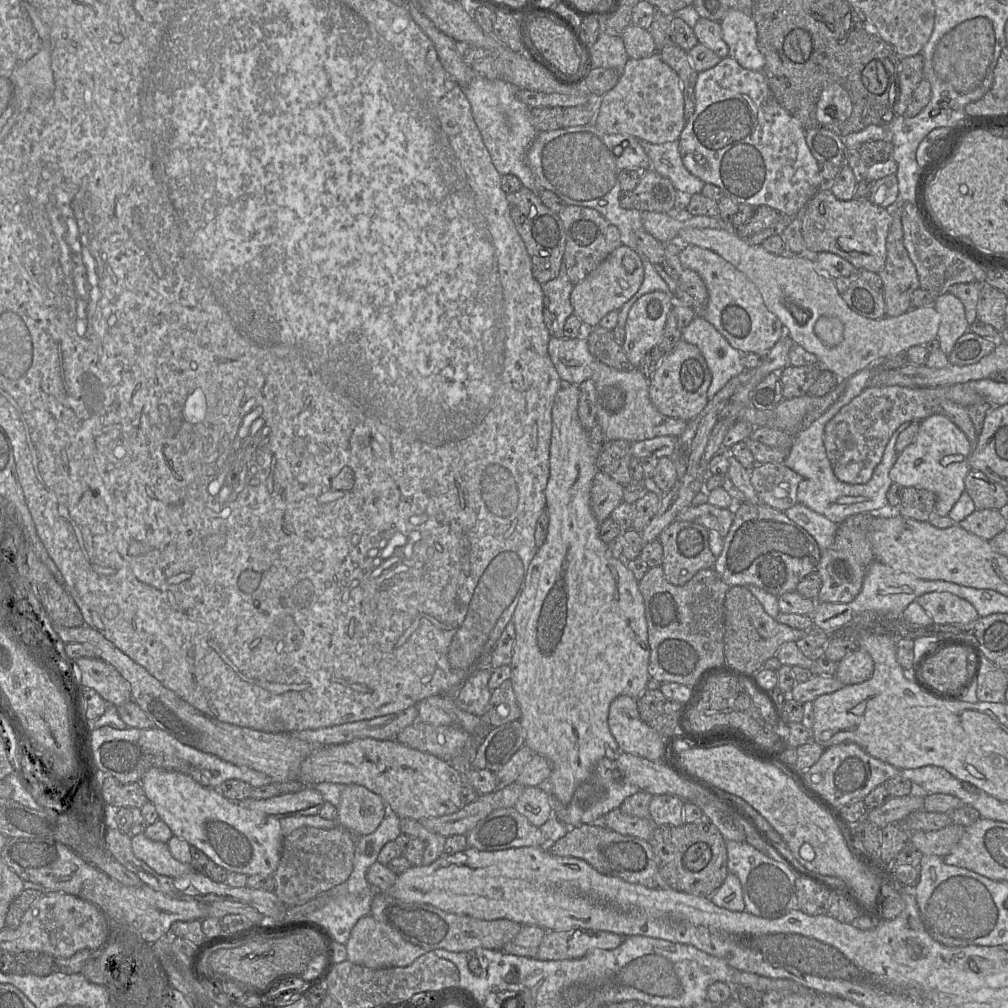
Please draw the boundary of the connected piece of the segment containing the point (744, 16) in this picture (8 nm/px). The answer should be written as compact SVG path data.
M731 10L720 25L729 56L745 69L763 72L764 56L758 46L756 23L750 12Z

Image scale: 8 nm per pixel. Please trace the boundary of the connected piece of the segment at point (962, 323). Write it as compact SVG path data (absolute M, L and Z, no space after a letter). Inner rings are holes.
M946 292L935 297L933 306L941 315L937 333L940 350L948 356L956 341L970 327L965 316L964 305L958 297Z

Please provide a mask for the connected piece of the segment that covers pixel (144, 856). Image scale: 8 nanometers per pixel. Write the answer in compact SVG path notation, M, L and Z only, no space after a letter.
M144 833L132 837L131 846L138 859L161 875L179 877L194 870L190 864L175 859L166 843L150 840Z

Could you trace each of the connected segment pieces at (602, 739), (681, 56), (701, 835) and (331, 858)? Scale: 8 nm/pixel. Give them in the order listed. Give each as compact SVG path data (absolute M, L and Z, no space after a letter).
M563 384L558 390L552 407L552 432L549 451L549 478L545 489L546 511L549 515L549 525L545 542L538 548L531 560L525 585L519 601L513 613L512 622L515 626L515 643L510 663L510 681L520 708L520 723L525 732L525 745L534 754L544 756L551 765L551 774L547 779L545 791L560 806L566 807L576 791L592 774L594 767L603 758L614 760L621 752L619 746L610 732L608 725L608 714L611 702L621 695L627 695L637 699L646 689L650 676L648 665L650 658L650 647L648 641L648 627L645 617L644 601L637 579L627 568L622 558L614 558L608 545L604 543L598 534L599 522L595 519L590 508L590 488L592 480L598 471L596 467L597 454L591 449L588 441L588 431L580 423L578 417L579 388L577 385Z
M675 43L657 52L659 52L662 60L678 74L682 82L684 115L688 120L695 109L695 86L698 72L692 67L688 51Z
M703 818L682 826L657 826L649 841L658 872L667 889L695 896L711 897L729 871L726 841L709 820Z
M339 825L332 829L303 826L286 835L283 840L281 859L273 873L274 893L286 906L294 907L302 905L329 889L345 883L353 870L356 836L361 835L354 835Z

